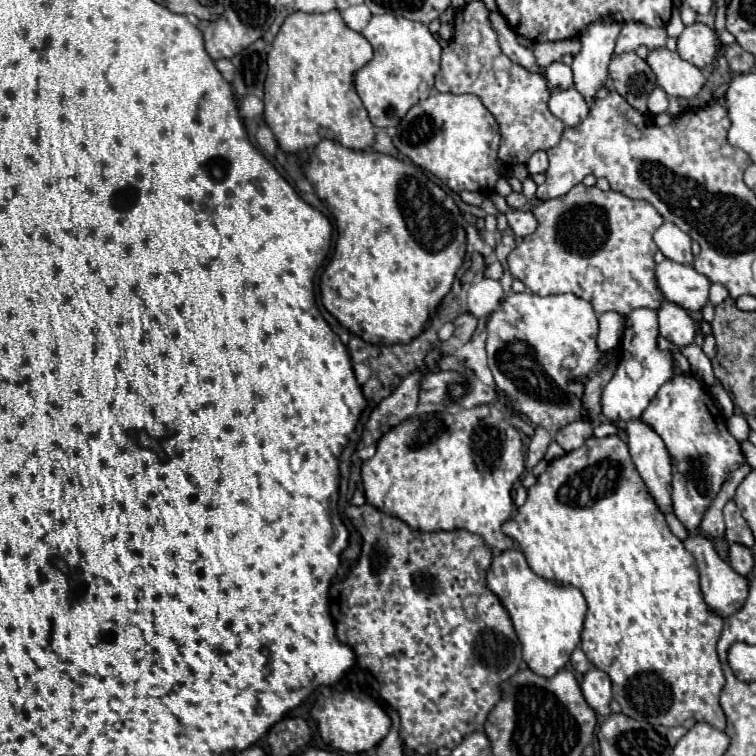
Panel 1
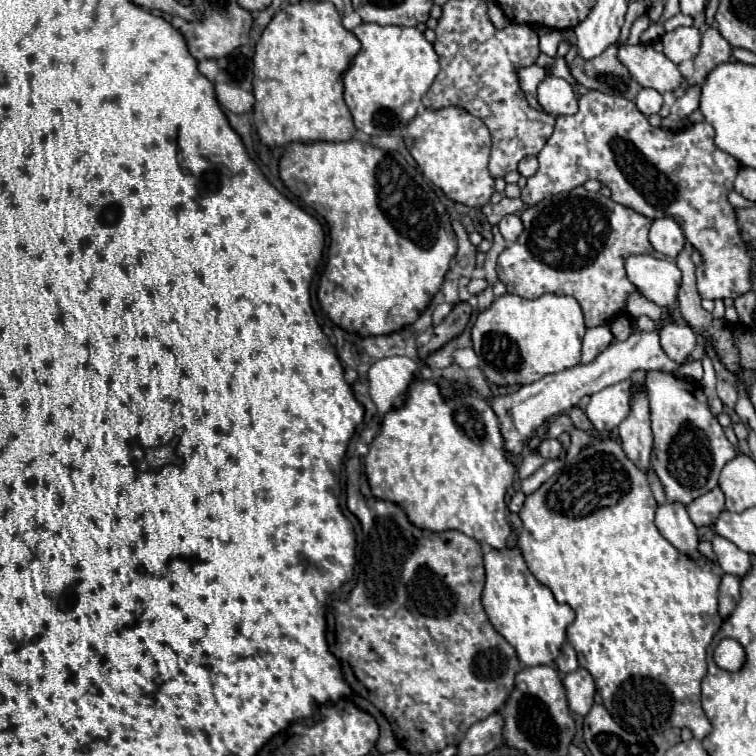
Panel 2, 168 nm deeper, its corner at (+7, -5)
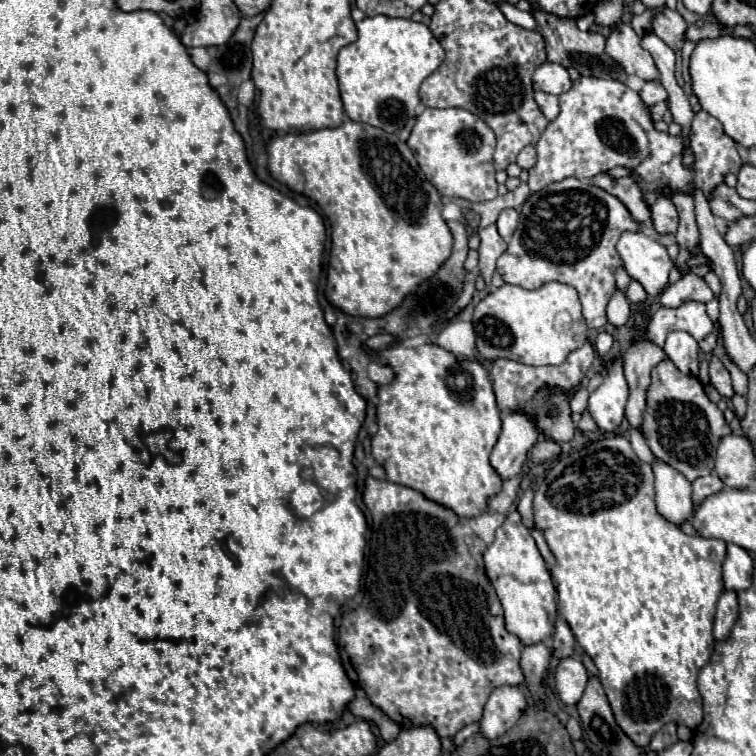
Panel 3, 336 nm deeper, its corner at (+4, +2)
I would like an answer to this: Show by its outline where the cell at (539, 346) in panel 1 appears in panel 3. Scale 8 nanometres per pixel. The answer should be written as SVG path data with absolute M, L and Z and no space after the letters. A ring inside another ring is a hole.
M546 283L536 291L502 285L474 309L476 347L482 359L512 359L524 365L560 365L568 353L586 343L586 321L576 289L564 283Z

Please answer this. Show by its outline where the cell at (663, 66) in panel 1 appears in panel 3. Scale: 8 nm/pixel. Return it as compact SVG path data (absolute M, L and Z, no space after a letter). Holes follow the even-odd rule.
M618 23L612 27L612 33L606 39L606 53L618 61L628 75L638 75L644 81L660 79L660 71L652 55L640 45L640 37L626 23Z

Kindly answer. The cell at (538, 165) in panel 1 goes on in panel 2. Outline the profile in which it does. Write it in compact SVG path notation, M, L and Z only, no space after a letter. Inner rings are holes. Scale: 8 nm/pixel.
M535 156L523 158L519 162L519 174L525 176L525 178L529 178L529 176L533 176L533 172L537 172L537 158Z

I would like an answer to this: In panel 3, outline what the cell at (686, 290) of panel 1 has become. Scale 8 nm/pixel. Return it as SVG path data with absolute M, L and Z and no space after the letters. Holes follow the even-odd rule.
M642 231L622 233L616 249L624 261L626 273L638 281L648 295L660 295L668 287L674 261L662 243L652 241Z

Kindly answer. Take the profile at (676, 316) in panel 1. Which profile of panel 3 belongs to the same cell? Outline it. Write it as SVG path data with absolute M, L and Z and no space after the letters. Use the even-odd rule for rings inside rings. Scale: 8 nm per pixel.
M684 331L668 333L664 351L682 373L698 377L698 343L690 333Z

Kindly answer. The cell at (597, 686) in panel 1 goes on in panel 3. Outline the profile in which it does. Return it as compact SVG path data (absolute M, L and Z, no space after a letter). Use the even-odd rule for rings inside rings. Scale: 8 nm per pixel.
M568 657L558 663L554 671L554 679L556 679L556 691L560 699L566 705L576 705L588 685L588 671L582 665L582 661Z

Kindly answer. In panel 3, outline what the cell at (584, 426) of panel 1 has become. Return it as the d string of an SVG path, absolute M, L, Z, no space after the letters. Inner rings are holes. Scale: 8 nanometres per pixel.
M548 437L540 439L540 441L534 445L534 449L532 449L532 461L534 461L534 463L538 463L538 461L542 463L542 461L552 459L552 457L556 457L556 455L560 455L560 445L558 445L556 441L548 439Z

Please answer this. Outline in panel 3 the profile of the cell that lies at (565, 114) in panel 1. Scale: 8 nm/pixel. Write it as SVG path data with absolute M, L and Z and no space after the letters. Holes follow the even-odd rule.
M542 63L536 73L534 73L534 83L544 91L544 93L550 93L550 95L560 95L560 93L566 93L570 87L572 87L572 81L570 81L570 75L568 71L558 65L558 63Z

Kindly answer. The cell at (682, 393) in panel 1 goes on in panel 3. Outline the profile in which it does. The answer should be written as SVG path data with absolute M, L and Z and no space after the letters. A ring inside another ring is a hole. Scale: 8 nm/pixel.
M670 359L652 369L642 435L656 459L666 461L692 483L714 471L716 445L720 445L720 437L726 437L728 433L732 433L730 425L726 423L722 411L708 399L696 377L680 373Z

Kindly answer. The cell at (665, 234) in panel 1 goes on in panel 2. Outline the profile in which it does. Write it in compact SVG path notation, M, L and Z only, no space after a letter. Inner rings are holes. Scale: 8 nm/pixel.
M665 216L665 218L653 220L651 230L649 230L649 242L653 244L657 252L673 260L677 258L677 252L681 252L681 248L685 246L685 236L679 224L673 218Z

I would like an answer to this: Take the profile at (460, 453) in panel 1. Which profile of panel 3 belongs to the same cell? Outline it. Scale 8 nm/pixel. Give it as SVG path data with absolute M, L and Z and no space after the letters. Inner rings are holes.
M376 335L376 337L368 339L368 343L364 347L372 349L372 351L378 351L378 357L384 363L388 363L390 367L394 367L394 373L396 373L394 383L378 389L378 399L380 399L380 403L378 403L378 433L372 437L372 457L386 471L386 479L392 481L392 483L406 485L410 489L420 491L426 499L430 499L438 505L444 505L446 509L452 509L460 517L474 519L474 517L484 515L488 511L488 499L494 497L496 493L500 493L500 489L502 489L502 479L496 473L496 469L492 469L492 465L490 465L490 453L492 453L492 447L496 445L498 435L500 435L500 413L498 413L498 407L496 407L492 383L488 381L486 369L478 361L456 361L452 353L448 353L442 347L436 347L436 345L420 345L416 349L406 349L402 345L392 343L390 335Z

